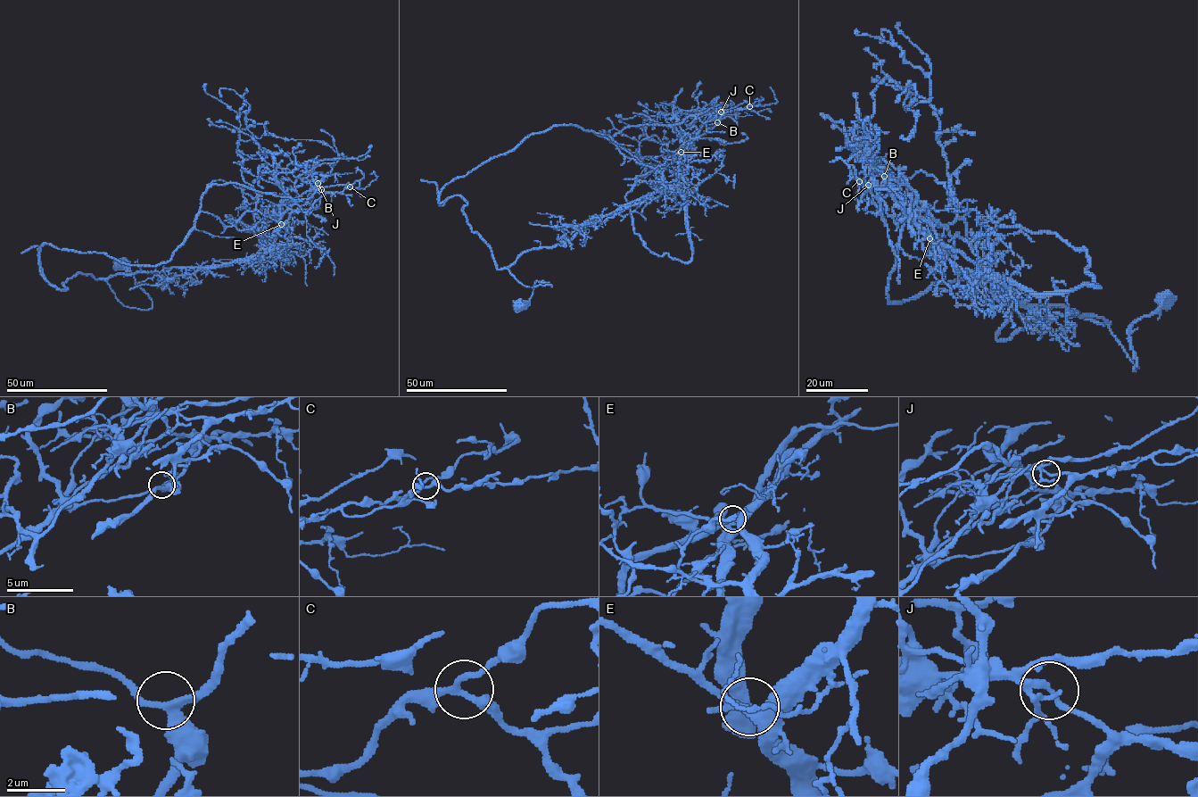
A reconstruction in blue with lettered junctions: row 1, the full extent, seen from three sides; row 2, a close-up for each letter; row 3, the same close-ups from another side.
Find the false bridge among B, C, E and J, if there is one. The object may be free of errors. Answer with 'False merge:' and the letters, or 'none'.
False merge: J

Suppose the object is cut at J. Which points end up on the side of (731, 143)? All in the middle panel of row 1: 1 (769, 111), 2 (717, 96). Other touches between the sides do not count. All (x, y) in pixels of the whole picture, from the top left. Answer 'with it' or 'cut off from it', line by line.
1: with it
2: cut off from it

